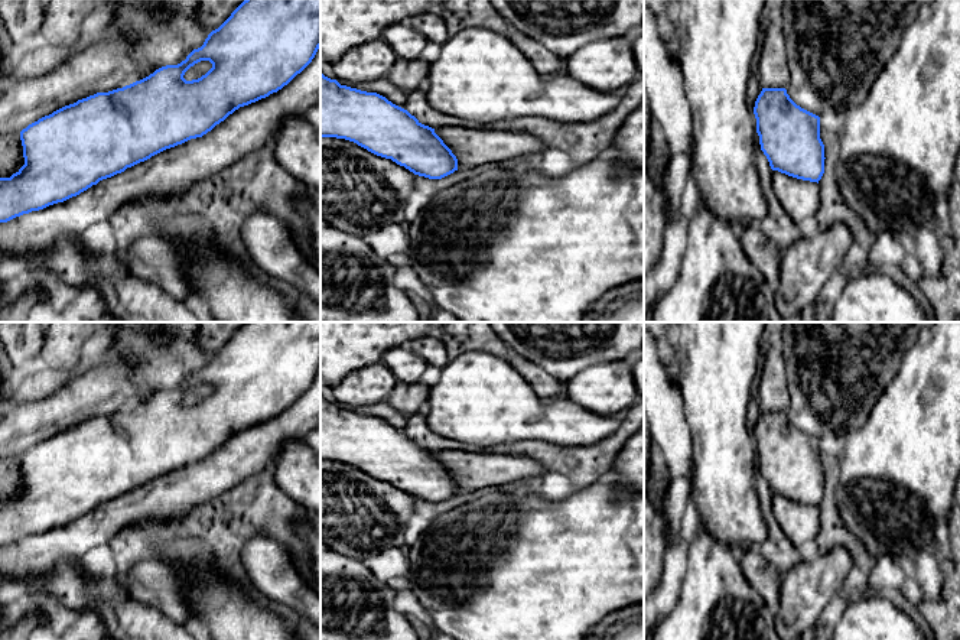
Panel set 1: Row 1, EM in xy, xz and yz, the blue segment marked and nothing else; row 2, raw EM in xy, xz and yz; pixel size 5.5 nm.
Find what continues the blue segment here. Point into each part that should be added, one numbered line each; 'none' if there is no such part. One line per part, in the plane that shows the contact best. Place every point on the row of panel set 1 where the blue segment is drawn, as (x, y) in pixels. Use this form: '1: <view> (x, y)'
1: xy (250, 127)

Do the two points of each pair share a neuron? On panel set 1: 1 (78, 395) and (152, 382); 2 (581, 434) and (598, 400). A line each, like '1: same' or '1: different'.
1: different
2: different

